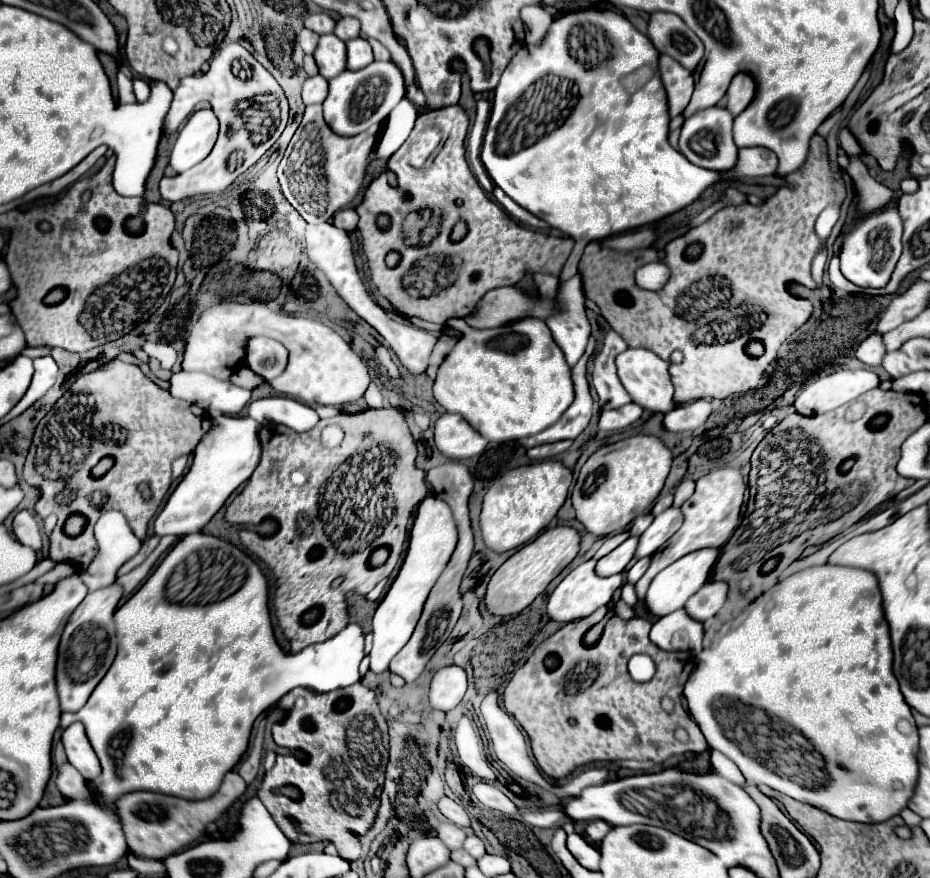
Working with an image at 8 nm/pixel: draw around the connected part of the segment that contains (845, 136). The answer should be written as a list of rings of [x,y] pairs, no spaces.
[[[843,127],[839,131],[839,145],[843,147],[843,151],[847,151],[847,155],[863,155],[863,149],[859,145],[859,141],[855,139],[855,135],[849,131],[849,127]]]

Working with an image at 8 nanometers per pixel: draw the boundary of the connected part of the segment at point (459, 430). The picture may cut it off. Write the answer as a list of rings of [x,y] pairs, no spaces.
[[[445,413],[435,423],[435,445],[449,459],[467,459],[483,453],[487,439],[463,421],[463,417]]]

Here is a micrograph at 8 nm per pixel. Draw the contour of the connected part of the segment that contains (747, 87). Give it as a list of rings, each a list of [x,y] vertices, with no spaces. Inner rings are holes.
[[[739,73],[733,81],[731,81],[731,85],[729,85],[729,91],[727,91],[727,99],[729,99],[729,103],[727,103],[727,109],[737,117],[739,113],[743,113],[745,109],[747,109],[747,105],[753,101],[753,97],[755,97],[755,89],[757,89],[757,85],[755,85],[755,79],[753,77],[749,77],[749,75],[745,75],[745,73]]]

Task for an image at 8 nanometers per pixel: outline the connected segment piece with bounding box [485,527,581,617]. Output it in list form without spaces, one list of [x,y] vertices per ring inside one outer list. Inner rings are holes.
[[[553,527],[543,531],[535,541],[523,545],[513,557],[509,557],[491,577],[487,595],[485,595],[485,605],[489,613],[493,615],[517,615],[525,607],[529,607],[535,597],[545,593],[547,585],[577,557],[579,553],[579,543],[581,535],[573,527]]]

